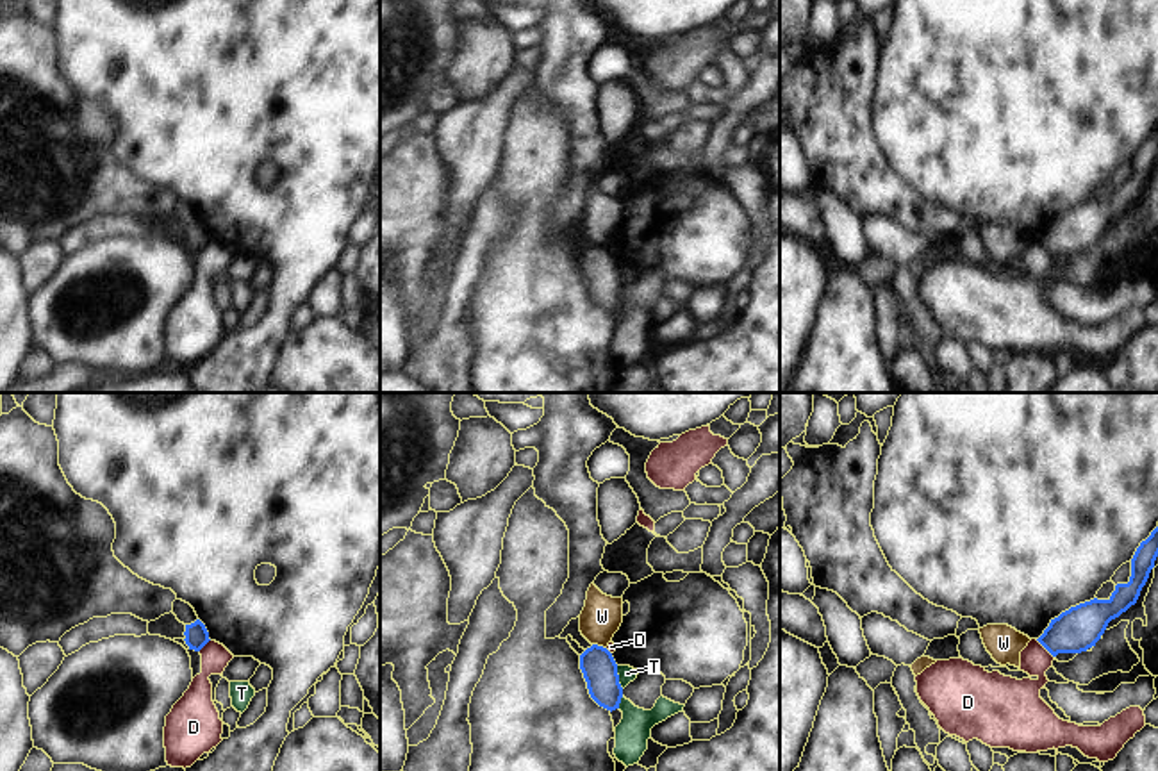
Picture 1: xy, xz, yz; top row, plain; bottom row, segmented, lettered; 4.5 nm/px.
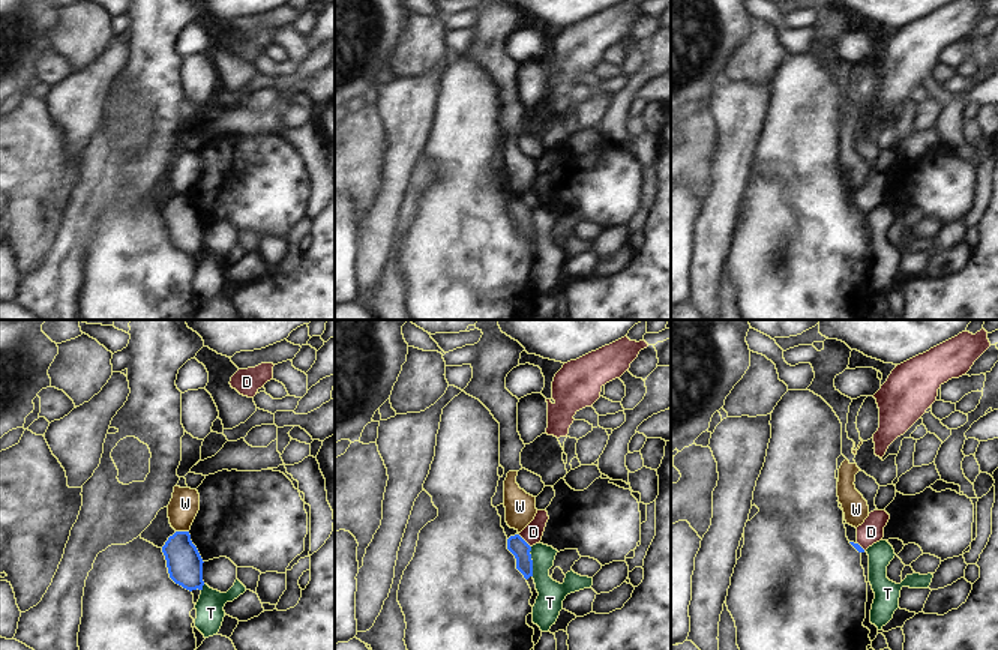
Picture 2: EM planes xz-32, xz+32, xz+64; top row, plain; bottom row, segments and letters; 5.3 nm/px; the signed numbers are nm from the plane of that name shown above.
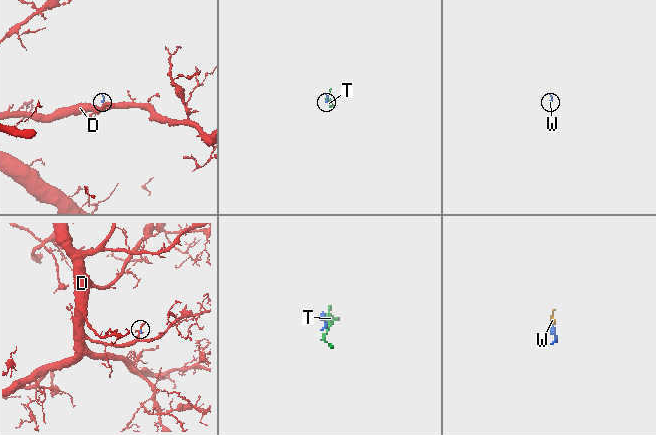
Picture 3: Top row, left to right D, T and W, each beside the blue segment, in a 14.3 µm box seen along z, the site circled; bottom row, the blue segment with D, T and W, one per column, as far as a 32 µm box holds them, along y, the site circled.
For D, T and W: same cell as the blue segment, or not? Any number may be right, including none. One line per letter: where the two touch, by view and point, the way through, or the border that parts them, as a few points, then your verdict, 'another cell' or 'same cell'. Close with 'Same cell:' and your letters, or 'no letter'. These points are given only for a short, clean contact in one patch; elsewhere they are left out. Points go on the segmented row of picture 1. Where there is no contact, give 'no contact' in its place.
D: meets blue in yz at (1044, 646); border along yz (1035, 639), (1053, 657); another cell
T: meets blue in xz at (618, 677); another cell
W: meets blue in xz at (600, 646); border along xz (593, 643), (605, 648); another cell
Same cell: no letter

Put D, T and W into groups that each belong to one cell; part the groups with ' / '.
D / T / W

